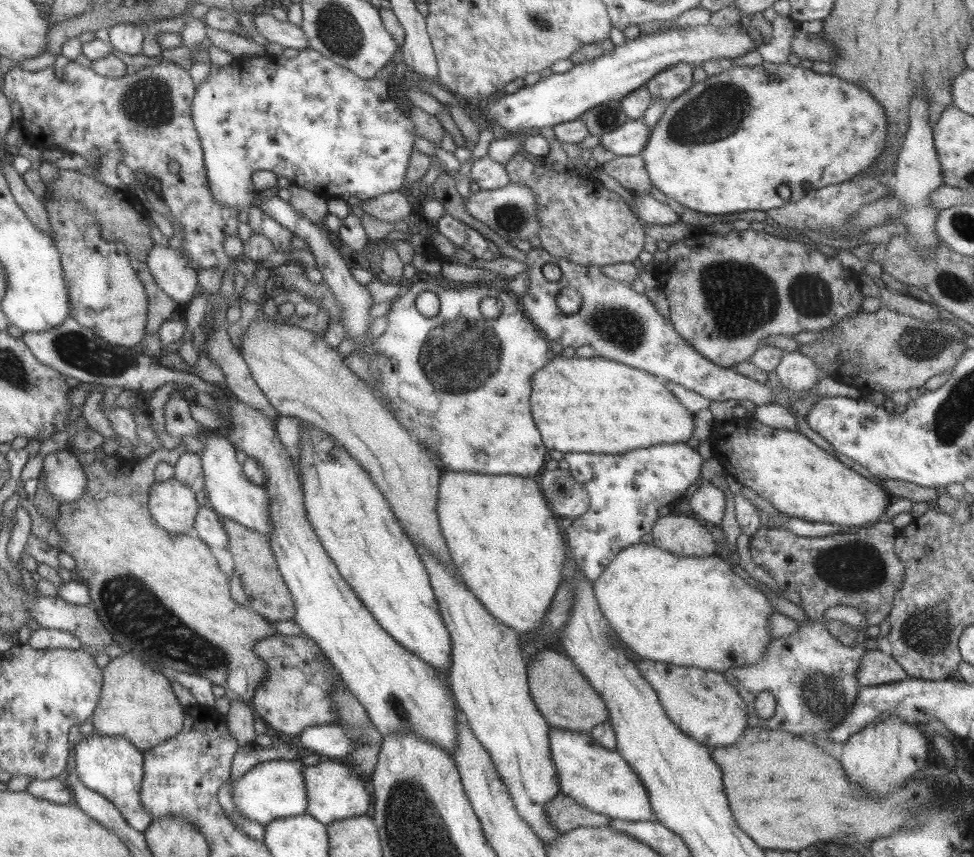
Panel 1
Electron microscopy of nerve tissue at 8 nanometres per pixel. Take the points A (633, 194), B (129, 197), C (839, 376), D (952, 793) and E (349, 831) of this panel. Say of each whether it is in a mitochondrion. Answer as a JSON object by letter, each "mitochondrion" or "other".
{"A":"other","B":"other","C":"other","D":"mitochondrion","E":"other"}

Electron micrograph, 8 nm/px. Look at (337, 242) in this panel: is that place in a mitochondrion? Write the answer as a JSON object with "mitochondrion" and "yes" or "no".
{"mitochondrion":"no"}

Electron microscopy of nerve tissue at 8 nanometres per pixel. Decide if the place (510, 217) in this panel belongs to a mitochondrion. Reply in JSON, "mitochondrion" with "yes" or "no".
{"mitochondrion":"yes"}

